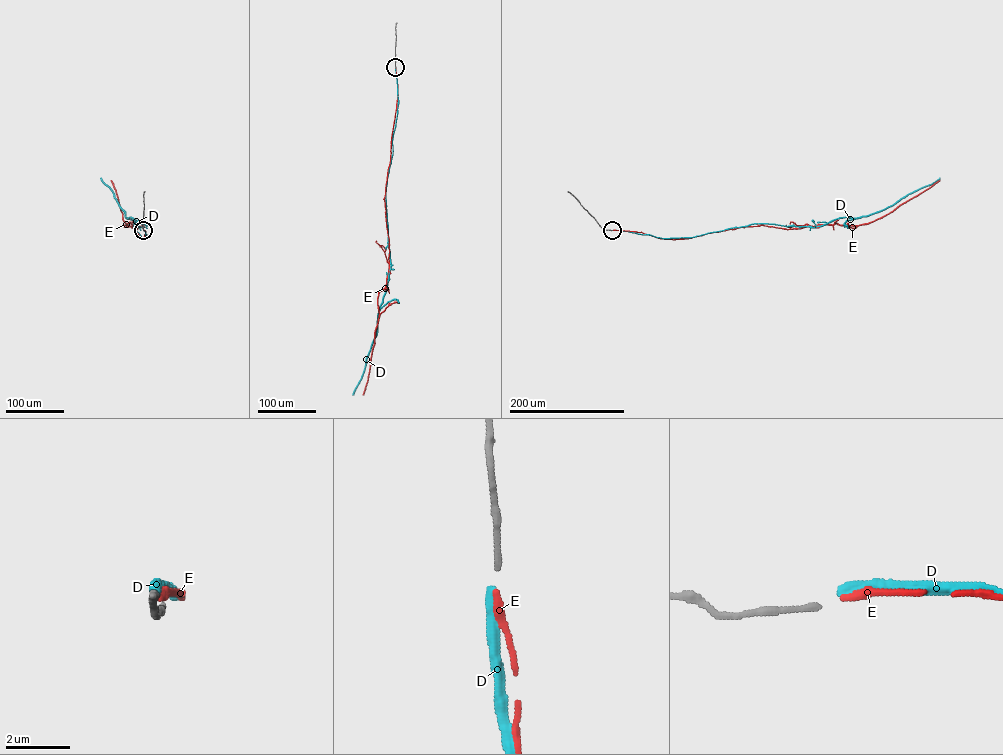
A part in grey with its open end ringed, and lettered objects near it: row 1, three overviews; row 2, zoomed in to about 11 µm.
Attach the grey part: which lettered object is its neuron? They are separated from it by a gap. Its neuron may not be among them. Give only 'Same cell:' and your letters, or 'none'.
Same cell: E

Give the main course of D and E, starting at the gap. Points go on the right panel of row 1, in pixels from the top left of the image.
D: (613, 230), (670, 238), (693, 237), (755, 223), (815, 227), (841, 217), (867, 216), (881, 211), (940, 178)
E: (613, 230), (674, 239), (761, 225), (787, 229), (835, 223), (860, 225), (892, 212), (940, 180)

